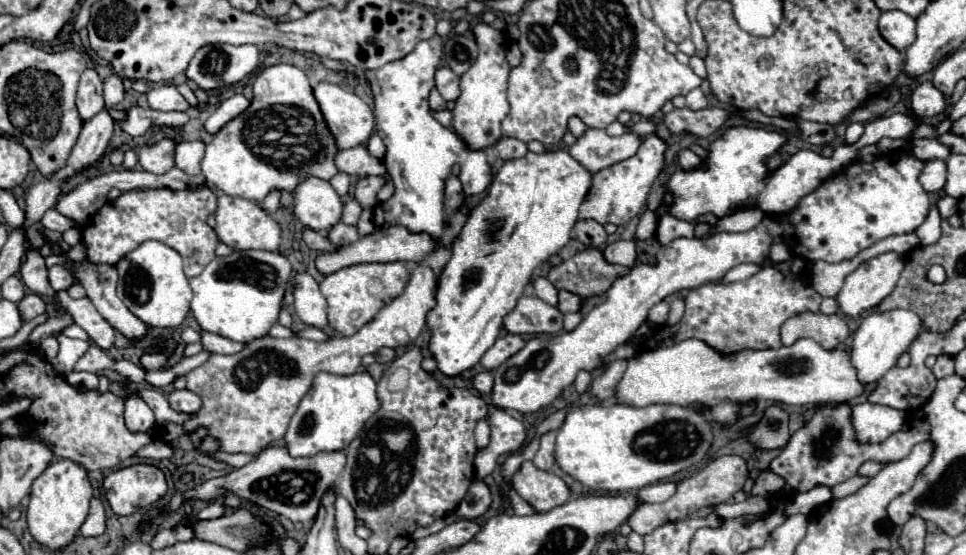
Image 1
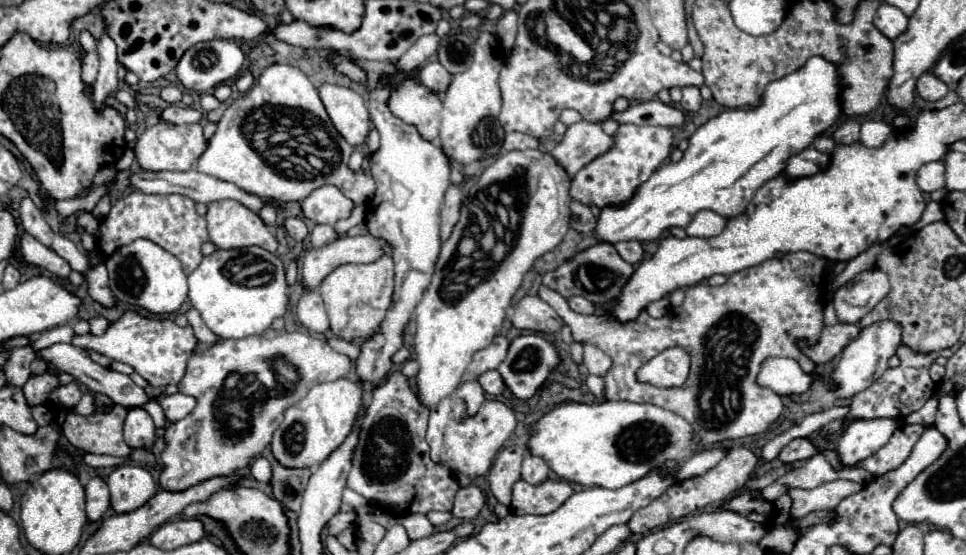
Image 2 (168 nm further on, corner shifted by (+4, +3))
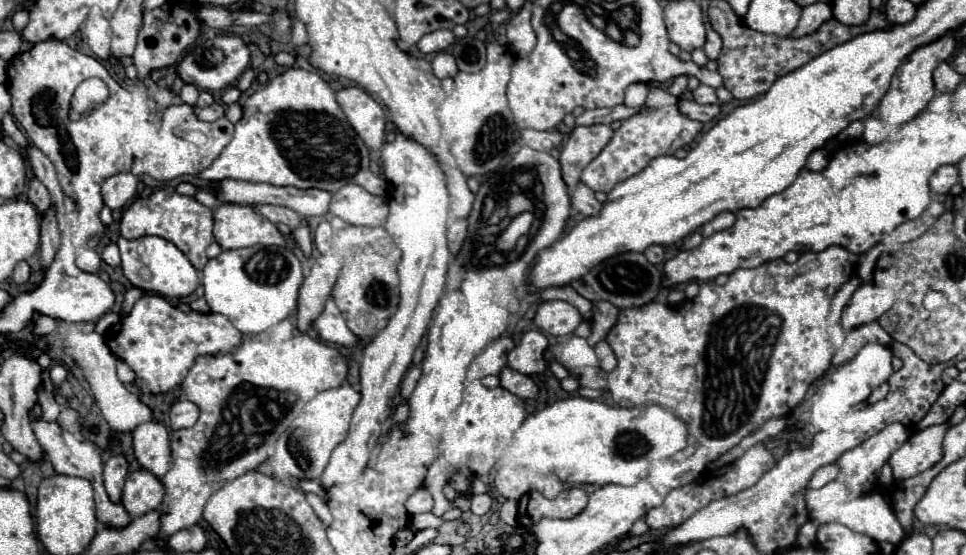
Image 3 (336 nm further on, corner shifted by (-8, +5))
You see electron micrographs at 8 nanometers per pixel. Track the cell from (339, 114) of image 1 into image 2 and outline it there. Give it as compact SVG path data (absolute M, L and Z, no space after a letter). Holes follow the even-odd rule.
M322 85L318 93L338 133L348 143L362 145L370 131L370 117L362 95L340 85Z

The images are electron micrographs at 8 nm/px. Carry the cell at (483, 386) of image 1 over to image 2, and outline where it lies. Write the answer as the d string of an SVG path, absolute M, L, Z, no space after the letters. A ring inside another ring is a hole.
M486 371L484 375L480 375L478 381L480 381L480 385L484 387L484 391L488 395L500 395L506 389L504 379L502 379L502 375L498 371Z

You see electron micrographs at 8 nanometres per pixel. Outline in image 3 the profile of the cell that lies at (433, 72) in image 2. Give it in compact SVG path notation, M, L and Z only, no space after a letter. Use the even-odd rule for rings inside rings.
M438 53L432 61L432 69L434 69L434 75L438 79L446 79L446 77L456 77L458 69L456 69L456 61L450 53Z

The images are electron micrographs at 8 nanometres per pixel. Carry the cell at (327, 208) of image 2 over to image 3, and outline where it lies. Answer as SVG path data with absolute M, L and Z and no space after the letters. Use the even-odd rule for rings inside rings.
M344 185L332 193L330 213L350 225L384 225L388 217L388 203L384 197L372 195L360 185Z

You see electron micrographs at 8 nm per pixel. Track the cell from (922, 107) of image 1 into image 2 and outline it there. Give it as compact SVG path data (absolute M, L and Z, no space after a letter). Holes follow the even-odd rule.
M924 73L924 75L918 79L918 83L916 83L916 91L918 91L918 95L920 95L922 99L938 101L938 99L942 99L942 97L950 91L950 87L948 87L944 81L940 81L936 75Z

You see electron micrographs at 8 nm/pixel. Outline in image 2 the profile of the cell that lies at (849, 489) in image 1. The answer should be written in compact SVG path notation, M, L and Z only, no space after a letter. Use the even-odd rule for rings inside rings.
M830 481L824 483L816 489L804 491L804 489L790 489L788 495L792 497L792 509L790 509L790 517L804 517L812 511L820 511L820 509L834 509L844 497L854 495L862 489L862 485L854 483L854 481Z

